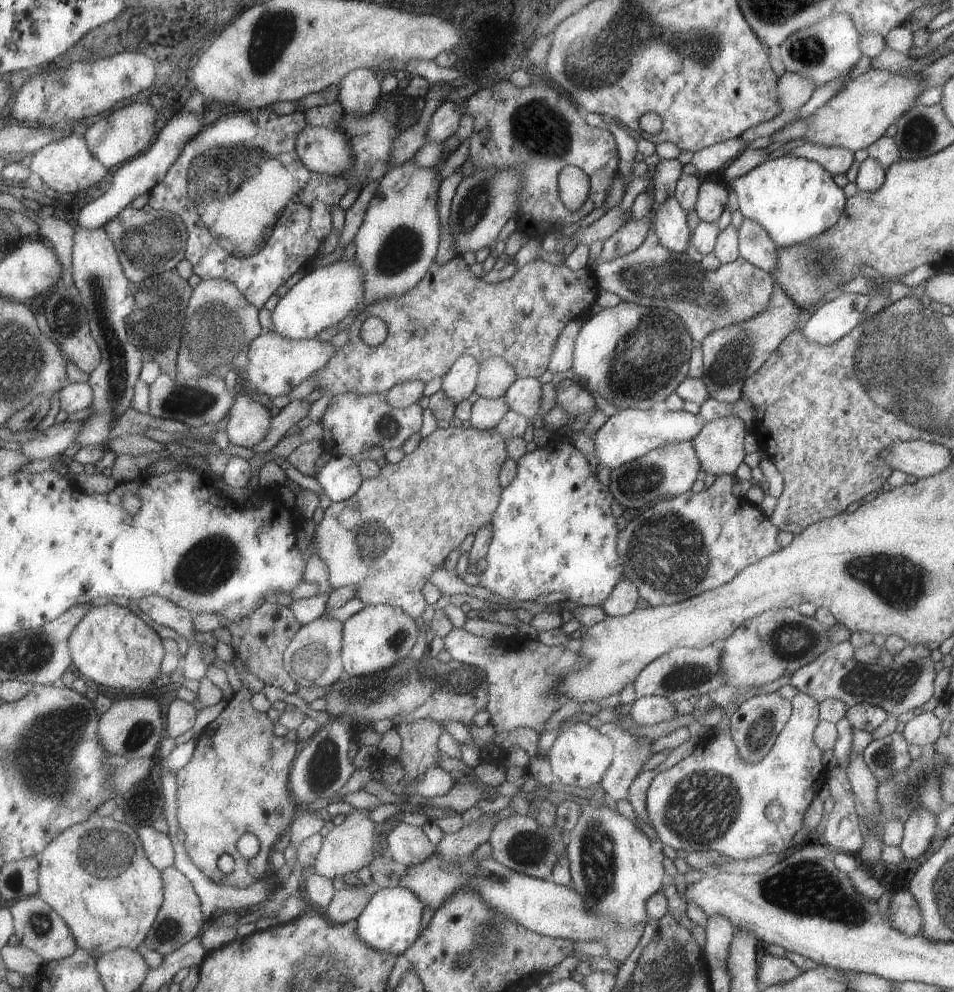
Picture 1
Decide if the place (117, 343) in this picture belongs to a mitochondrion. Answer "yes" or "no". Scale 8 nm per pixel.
yes

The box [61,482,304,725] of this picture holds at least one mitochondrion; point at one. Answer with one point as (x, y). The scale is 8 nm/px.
(206, 567)

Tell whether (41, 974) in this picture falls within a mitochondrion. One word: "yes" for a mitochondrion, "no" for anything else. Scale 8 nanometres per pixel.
no

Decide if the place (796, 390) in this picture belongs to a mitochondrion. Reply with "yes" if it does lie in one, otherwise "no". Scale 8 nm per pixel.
no

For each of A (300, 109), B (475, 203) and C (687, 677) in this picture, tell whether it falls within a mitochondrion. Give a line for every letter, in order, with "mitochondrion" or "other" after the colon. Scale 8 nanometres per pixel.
A: other
B: mitochondrion
C: mitochondrion

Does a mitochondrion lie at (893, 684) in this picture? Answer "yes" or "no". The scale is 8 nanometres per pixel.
yes

